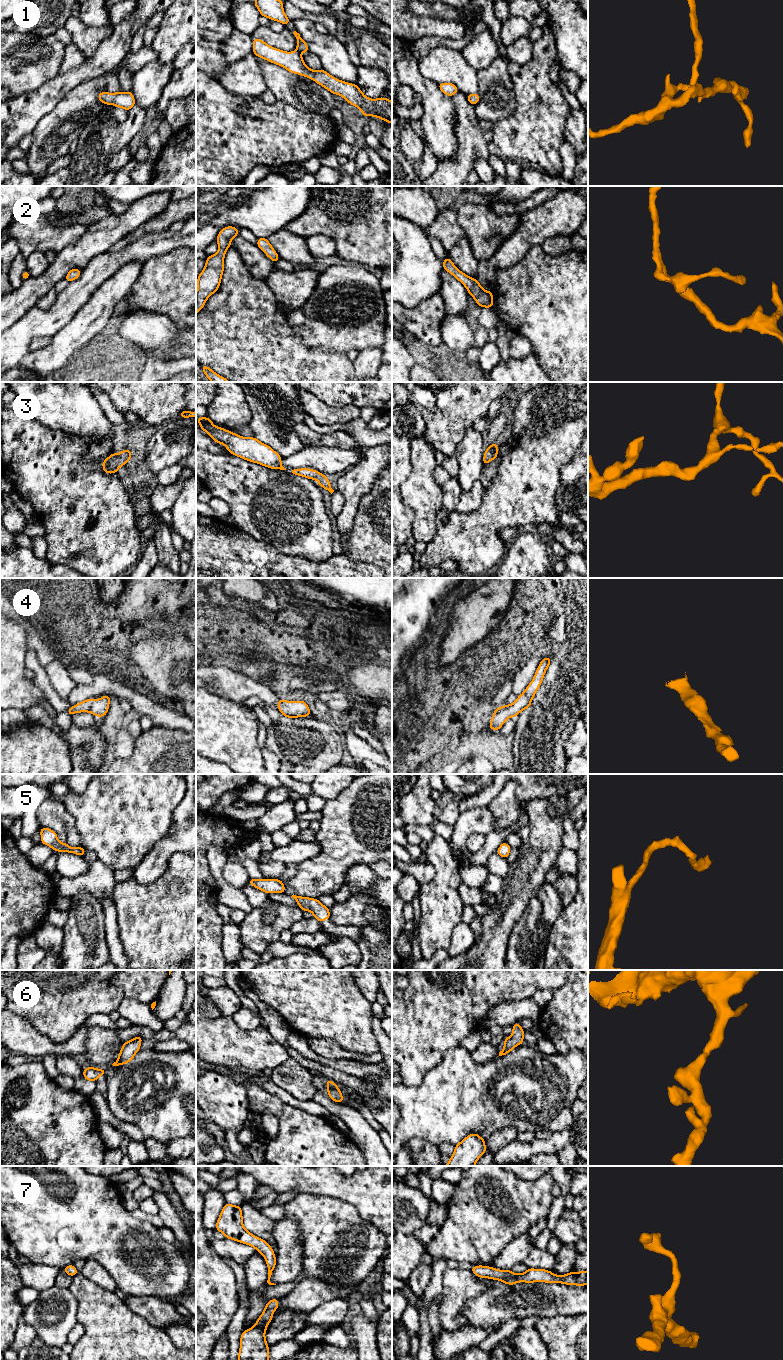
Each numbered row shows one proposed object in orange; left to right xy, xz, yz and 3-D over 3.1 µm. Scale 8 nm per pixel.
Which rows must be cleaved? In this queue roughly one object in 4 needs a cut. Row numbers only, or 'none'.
none

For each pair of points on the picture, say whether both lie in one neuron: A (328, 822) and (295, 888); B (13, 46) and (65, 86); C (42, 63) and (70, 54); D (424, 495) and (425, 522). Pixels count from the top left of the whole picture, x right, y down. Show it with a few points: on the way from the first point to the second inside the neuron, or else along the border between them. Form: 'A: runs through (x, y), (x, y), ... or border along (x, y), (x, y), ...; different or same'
A: runs through (328, 838), (328, 855), (311, 872); same
B: border along (58, 73), (33, 90); different
C: border along (66, 45), (63, 51), (63, 61), (58, 73); different
D: runs through (424, 502), (424, 515); same

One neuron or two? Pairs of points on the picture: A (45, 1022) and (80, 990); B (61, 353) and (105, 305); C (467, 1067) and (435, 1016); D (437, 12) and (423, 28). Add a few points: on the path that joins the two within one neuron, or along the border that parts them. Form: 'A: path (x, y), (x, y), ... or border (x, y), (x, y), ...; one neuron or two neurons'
A: path (54, 1013), (71, 996); one neuron
B: path (69, 341), (93, 317); one neuron
C: border (459, 1045), (450, 1048), (438, 1064); two neurons
D: border (410, 11), (418, 15), (454, 19), (456, 21); two neurons

